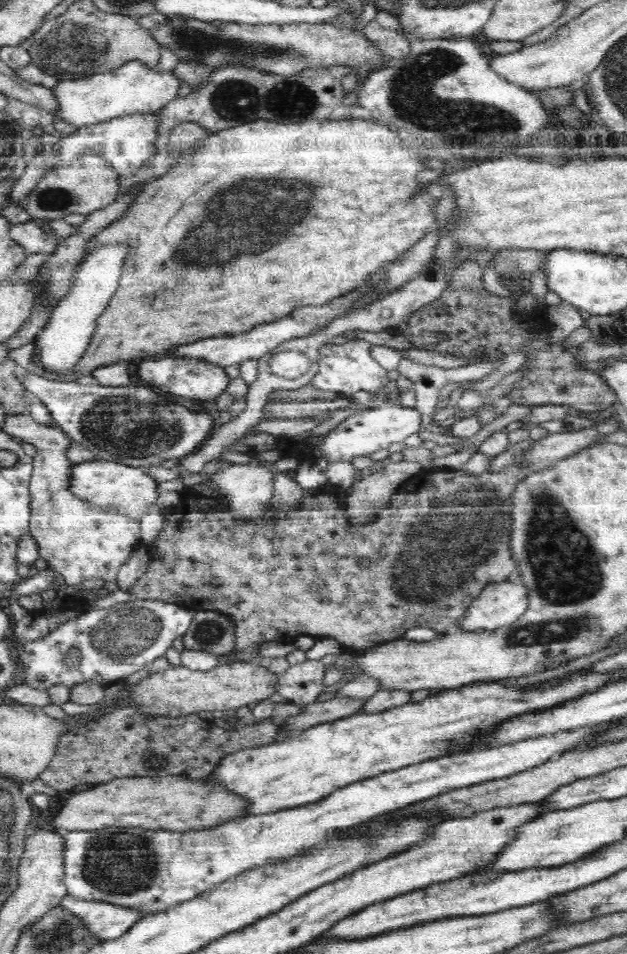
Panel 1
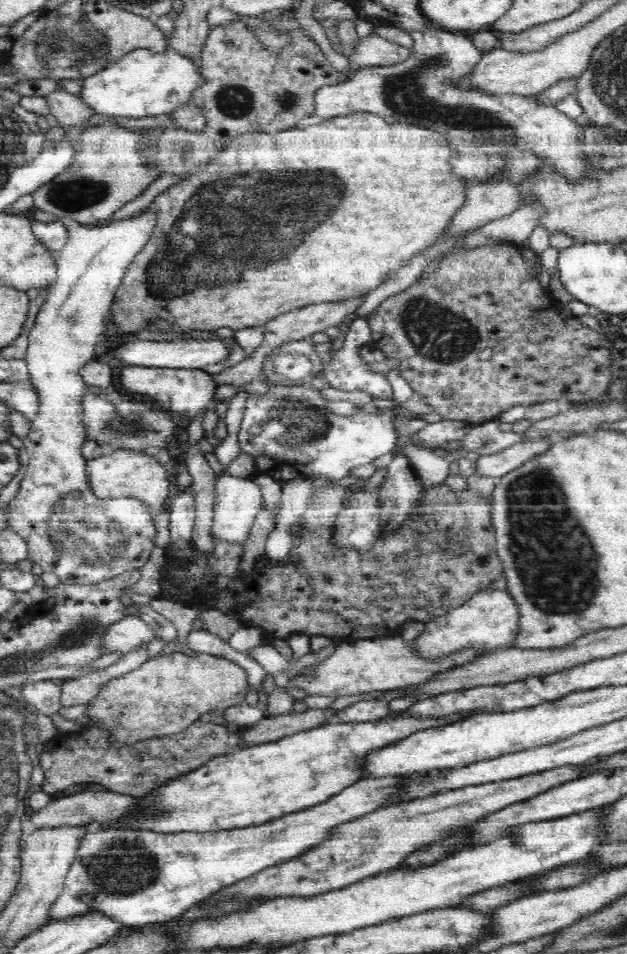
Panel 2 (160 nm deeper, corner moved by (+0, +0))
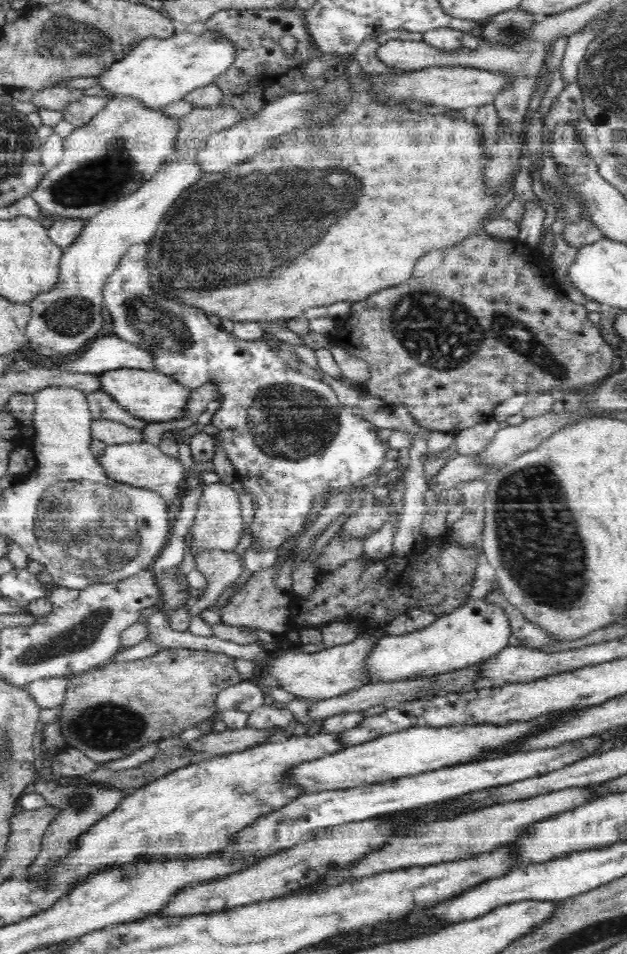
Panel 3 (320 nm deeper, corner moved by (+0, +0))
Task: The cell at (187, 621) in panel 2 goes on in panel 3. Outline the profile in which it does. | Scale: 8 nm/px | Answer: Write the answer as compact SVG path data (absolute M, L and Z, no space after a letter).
M198 550L194 555L195 568L204 574L207 584L205 592L197 601L190 601L191 618L216 604L220 594L242 576L243 557L225 554L221 550Z

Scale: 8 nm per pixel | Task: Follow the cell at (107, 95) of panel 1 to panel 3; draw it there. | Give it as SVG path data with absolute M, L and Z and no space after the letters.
M178 26L177 31L165 40L148 37L140 41L122 60L115 62L97 77L97 84L108 90L112 97L129 98L136 100L148 109L164 109L166 105L192 92L195 88L214 83L219 74L222 74L234 62L234 48L223 38L217 38L206 31L194 33Z

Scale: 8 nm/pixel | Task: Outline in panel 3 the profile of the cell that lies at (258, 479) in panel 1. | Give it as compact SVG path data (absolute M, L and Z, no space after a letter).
M208 483L203 486L203 493L197 504L197 511L191 524L190 550L196 555L198 550L221 550L225 554L232 554L238 546L242 534L242 516L240 516L240 502L238 494L226 484Z

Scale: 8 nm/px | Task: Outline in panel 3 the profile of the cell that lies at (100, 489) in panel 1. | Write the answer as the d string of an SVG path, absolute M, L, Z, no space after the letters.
M145 441L107 445L98 457L99 465L112 483L150 489L150 492L158 493L166 504L174 502L176 496L180 496L180 485L186 483L187 471L179 458L170 457L162 453L157 446Z

